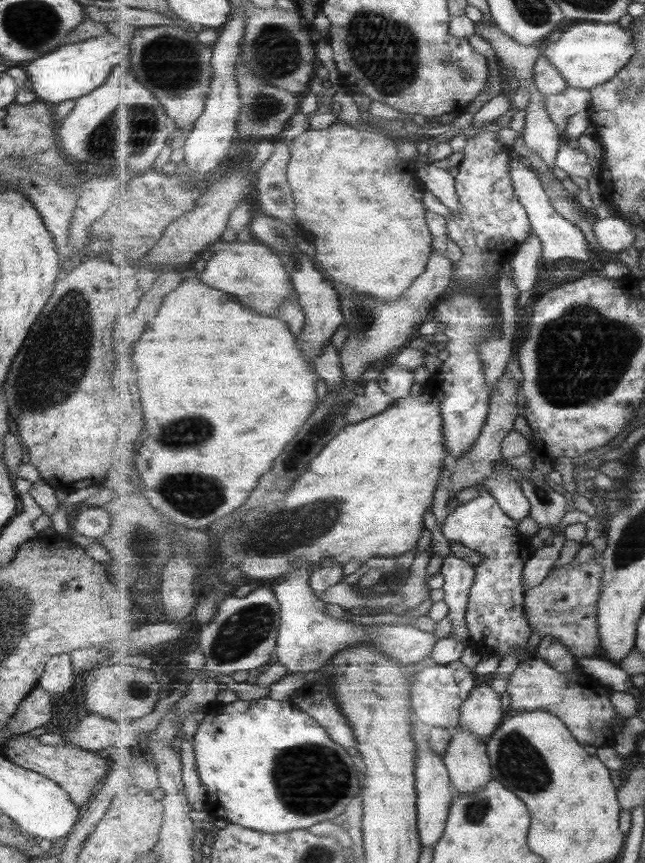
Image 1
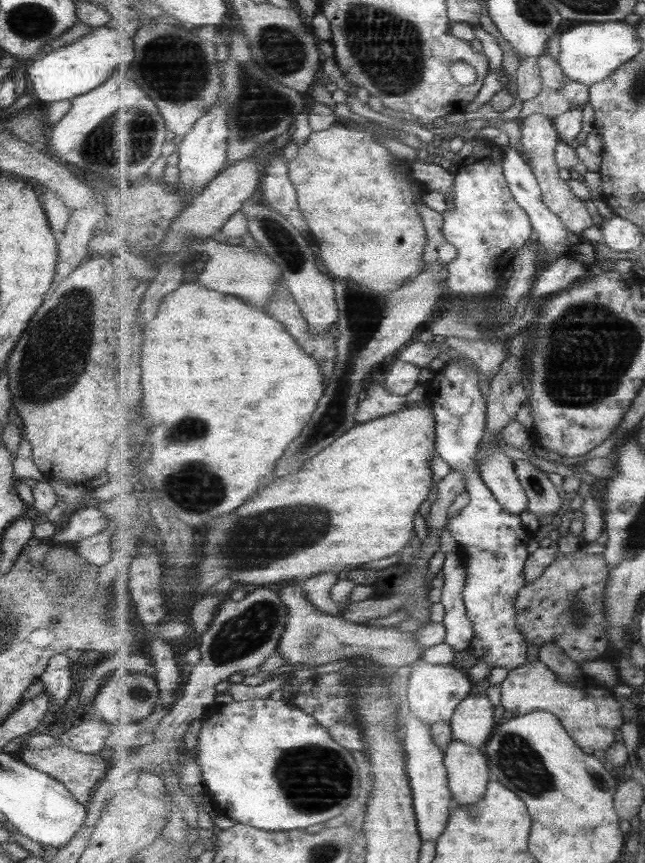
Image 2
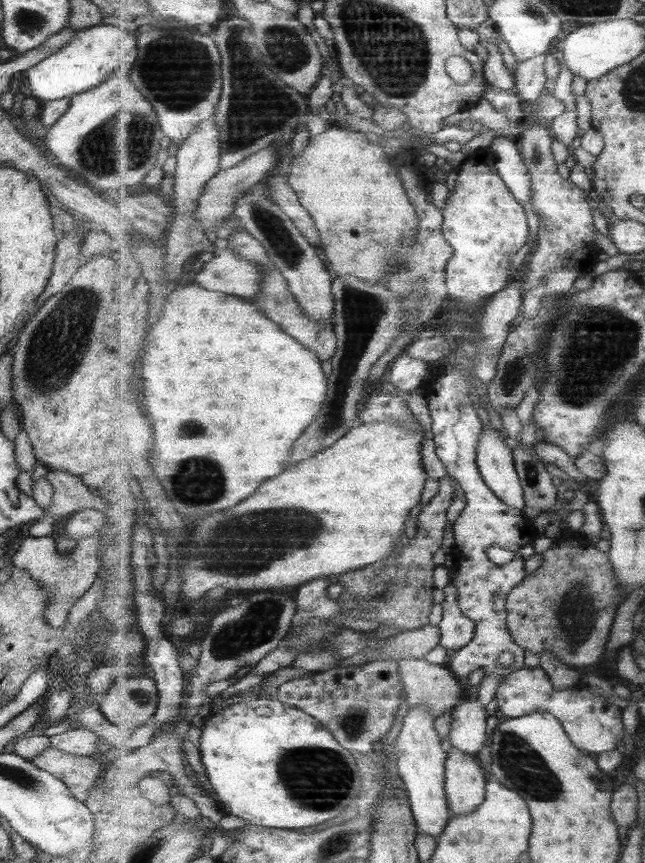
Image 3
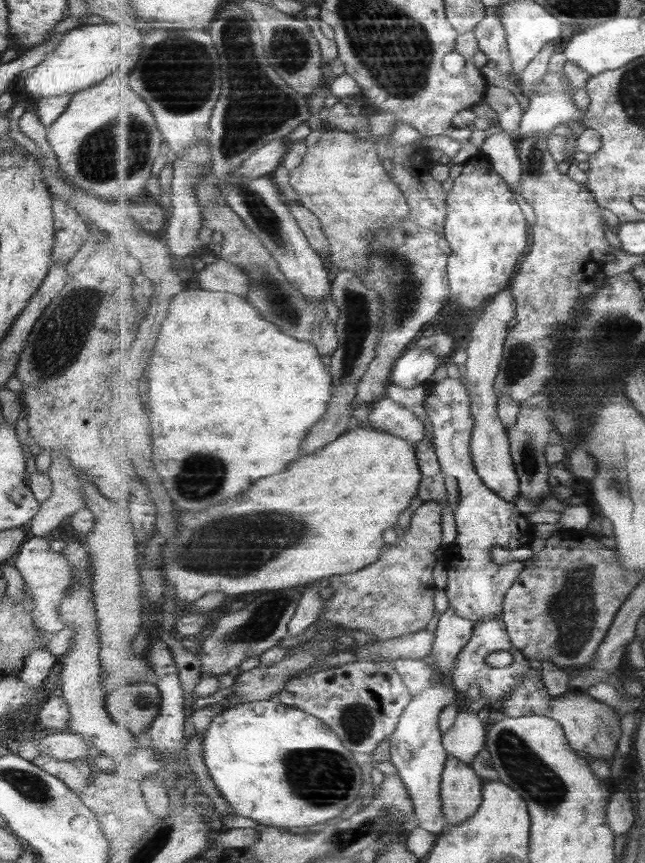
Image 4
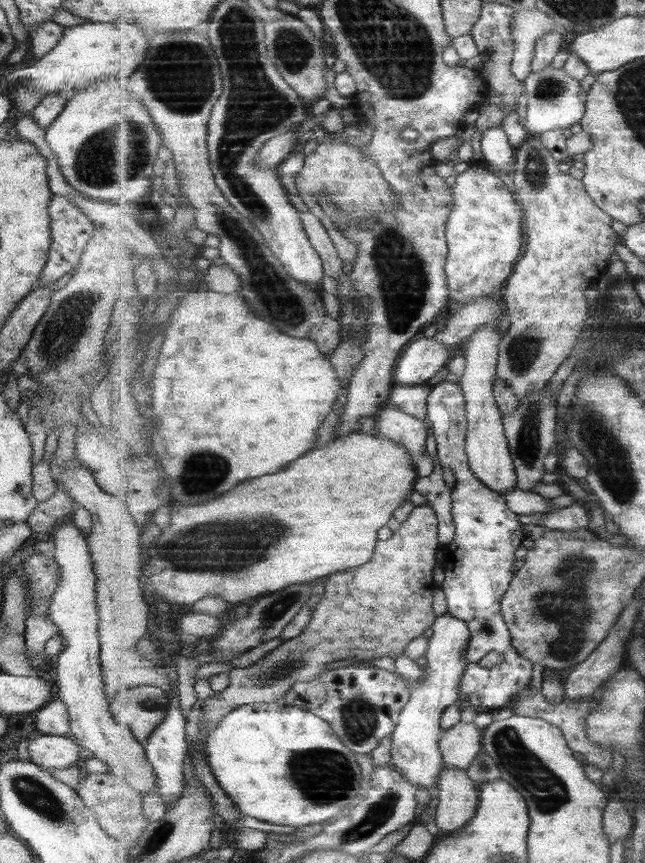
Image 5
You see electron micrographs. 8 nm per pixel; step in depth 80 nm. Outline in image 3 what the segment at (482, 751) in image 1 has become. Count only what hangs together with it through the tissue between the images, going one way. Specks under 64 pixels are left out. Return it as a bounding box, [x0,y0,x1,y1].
[442,739,486,815]

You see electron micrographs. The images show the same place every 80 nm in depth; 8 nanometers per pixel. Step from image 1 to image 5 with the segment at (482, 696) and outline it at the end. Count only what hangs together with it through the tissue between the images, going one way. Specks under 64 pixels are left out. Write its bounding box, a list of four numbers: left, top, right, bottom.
[440,722,484,769]

